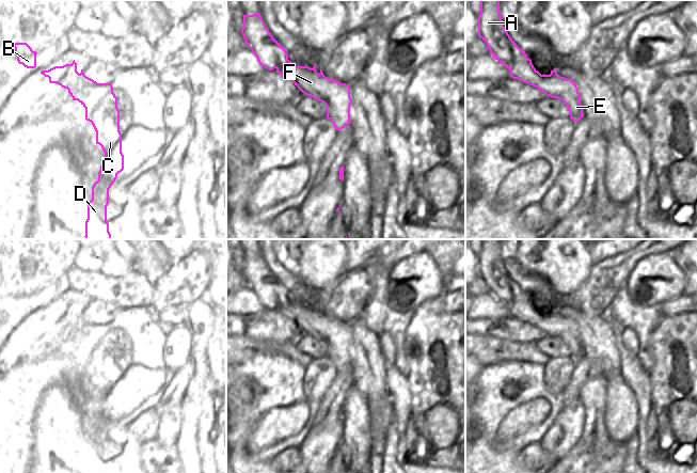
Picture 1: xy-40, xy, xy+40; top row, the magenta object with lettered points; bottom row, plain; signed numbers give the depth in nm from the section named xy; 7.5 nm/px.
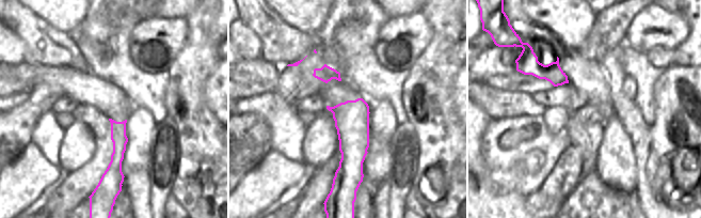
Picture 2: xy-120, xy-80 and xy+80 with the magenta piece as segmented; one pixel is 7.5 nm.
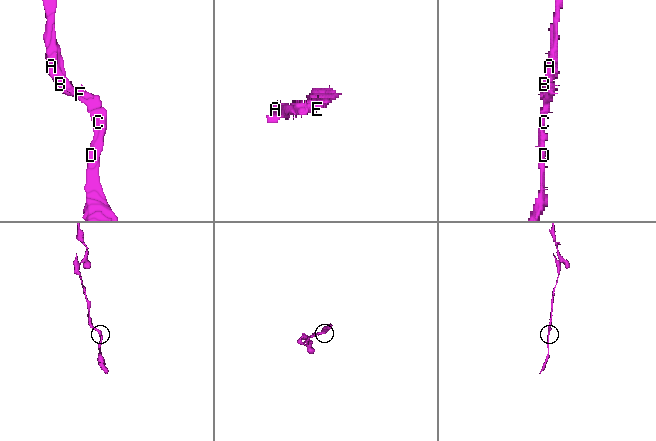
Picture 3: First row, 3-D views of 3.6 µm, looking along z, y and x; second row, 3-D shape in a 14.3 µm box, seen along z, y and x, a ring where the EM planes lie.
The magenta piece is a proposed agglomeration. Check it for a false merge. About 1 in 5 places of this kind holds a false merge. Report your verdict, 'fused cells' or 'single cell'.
single cell

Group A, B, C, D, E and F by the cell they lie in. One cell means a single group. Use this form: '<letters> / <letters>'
A B C D E F

